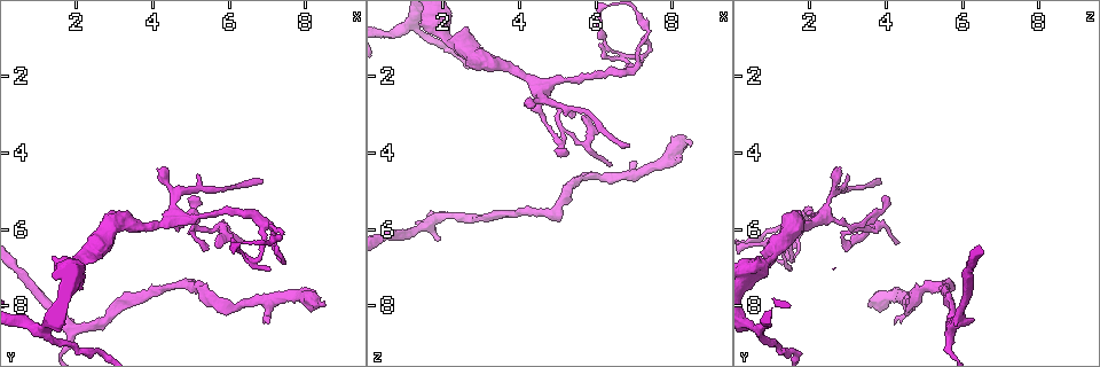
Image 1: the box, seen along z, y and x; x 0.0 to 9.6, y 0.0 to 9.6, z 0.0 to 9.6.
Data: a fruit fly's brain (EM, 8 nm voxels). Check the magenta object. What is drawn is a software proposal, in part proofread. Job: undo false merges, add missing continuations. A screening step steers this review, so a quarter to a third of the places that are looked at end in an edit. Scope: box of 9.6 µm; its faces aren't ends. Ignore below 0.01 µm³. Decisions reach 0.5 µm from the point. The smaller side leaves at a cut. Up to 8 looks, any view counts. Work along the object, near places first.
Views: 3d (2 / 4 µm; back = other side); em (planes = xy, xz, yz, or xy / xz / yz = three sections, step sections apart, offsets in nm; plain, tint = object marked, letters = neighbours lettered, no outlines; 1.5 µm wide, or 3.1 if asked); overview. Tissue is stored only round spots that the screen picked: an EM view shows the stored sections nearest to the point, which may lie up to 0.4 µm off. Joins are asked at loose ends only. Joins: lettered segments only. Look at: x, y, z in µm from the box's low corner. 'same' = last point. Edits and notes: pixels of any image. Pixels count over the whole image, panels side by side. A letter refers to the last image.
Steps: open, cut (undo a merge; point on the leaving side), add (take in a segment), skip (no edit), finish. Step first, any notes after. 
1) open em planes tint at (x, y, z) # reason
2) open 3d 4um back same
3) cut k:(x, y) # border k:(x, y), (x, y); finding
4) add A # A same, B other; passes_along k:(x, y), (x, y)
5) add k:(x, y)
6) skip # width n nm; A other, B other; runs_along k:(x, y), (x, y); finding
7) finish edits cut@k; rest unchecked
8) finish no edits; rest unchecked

open em planes letters at (1.10, 8.65, 0.60) # sharp bend

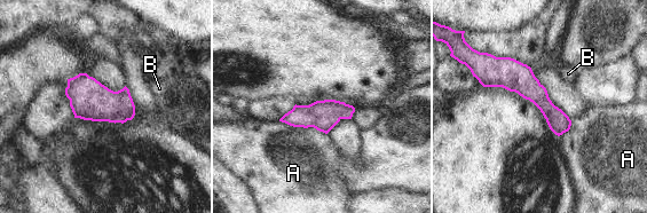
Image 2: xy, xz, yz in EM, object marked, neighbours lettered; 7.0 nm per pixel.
skip # longest_contact A 340 nm; A other, B other; border 2:(279, 120), (326, 134); all the same cell

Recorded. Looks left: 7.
open 3d 4um at (4.10, 4.40, 2.70) # an open end

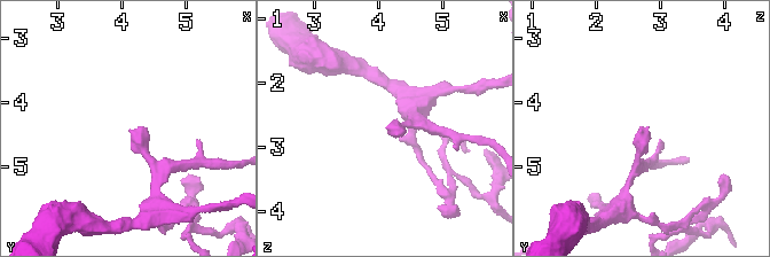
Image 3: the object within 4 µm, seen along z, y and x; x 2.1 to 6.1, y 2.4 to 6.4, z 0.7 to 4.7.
open em planes tint at (4.10, 4.45, 2.75) # now the EM

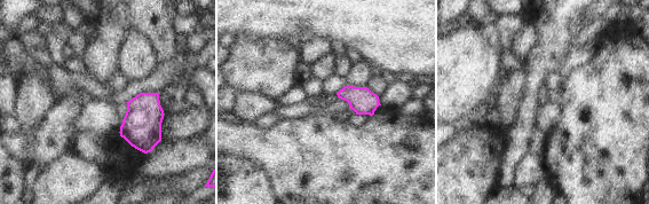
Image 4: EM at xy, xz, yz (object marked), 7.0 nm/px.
open em planes letters same # what lies round it

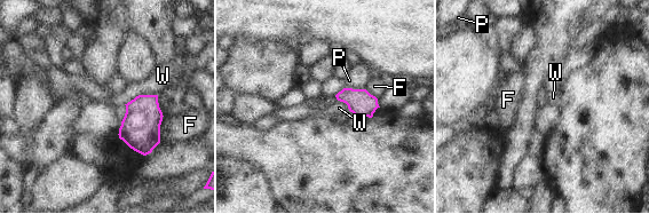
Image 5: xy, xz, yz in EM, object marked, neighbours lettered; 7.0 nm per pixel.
skip # longest_contact W 260 nm; F other, P other, W other; none of them fits

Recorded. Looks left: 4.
open 3d 4um at (6.90, 5.85, 1.80)

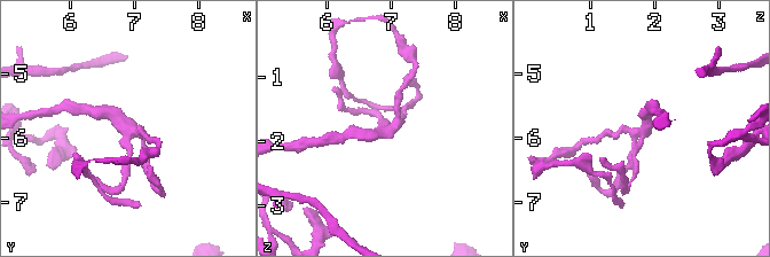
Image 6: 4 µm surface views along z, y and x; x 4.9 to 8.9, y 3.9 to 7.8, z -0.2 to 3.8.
open em xy step 8 plain at (6.85, 5.90, 1.85) # arms 4; shape alone is not enough

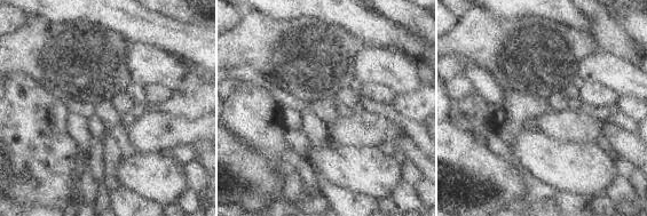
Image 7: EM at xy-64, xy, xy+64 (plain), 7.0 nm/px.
open em xy step 8 letters same

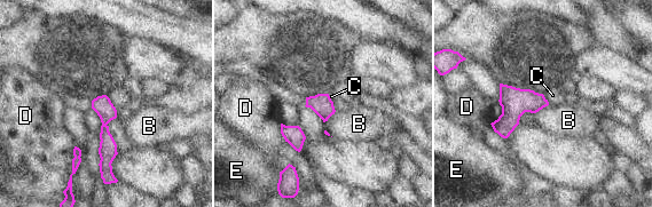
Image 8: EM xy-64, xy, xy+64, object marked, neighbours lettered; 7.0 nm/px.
skip # longest_contact D 240 nm; B other, C other, D other, E other; one cell here

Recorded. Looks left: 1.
finish no edits; rest unchecked

